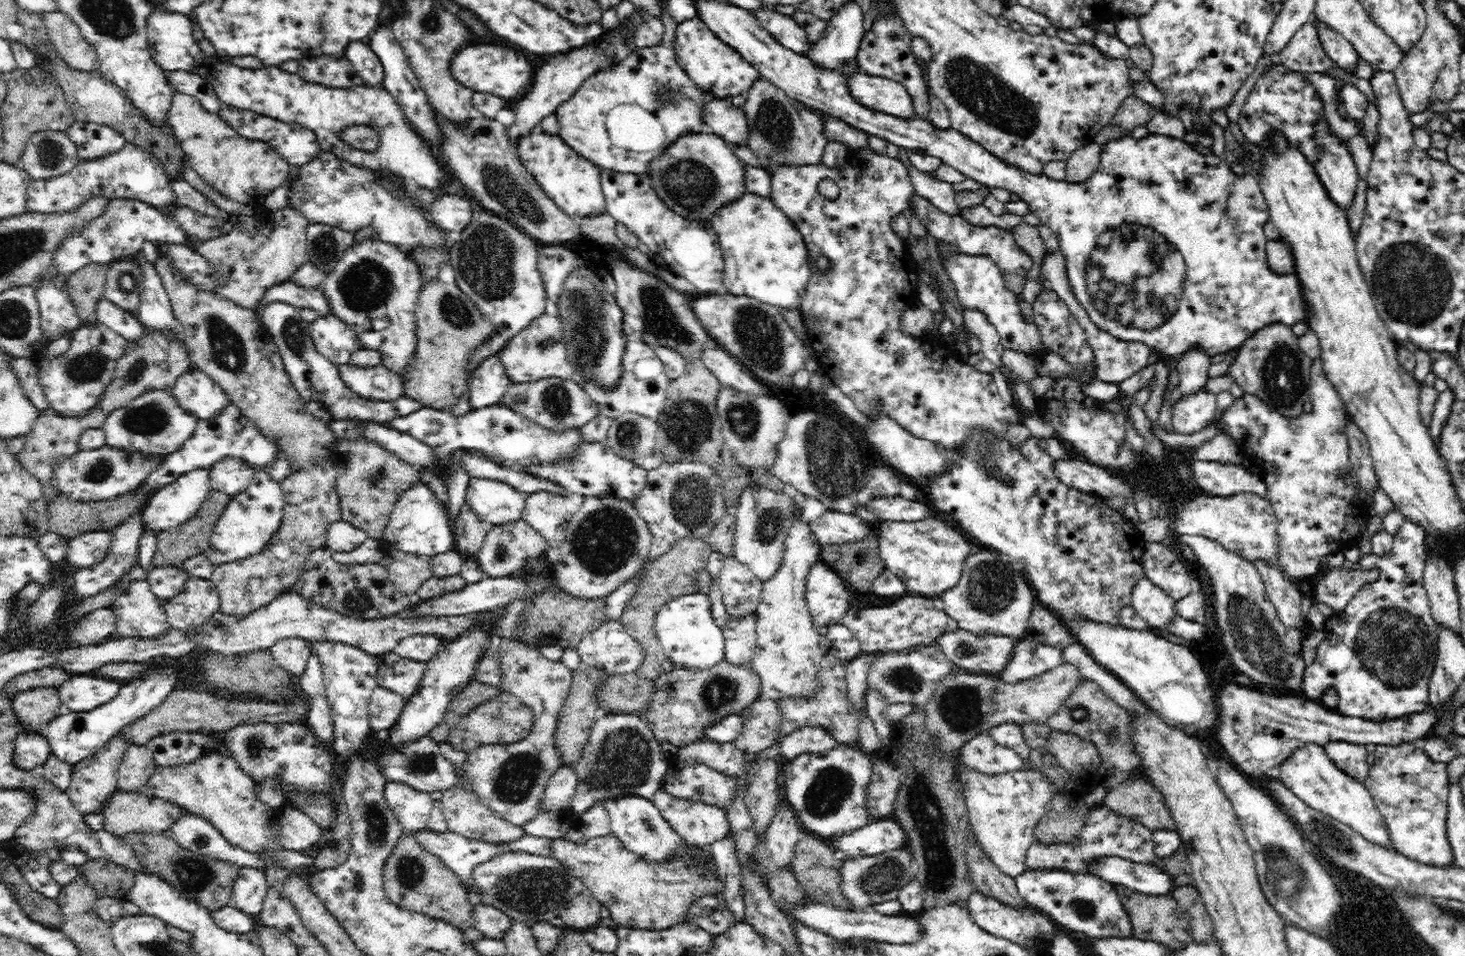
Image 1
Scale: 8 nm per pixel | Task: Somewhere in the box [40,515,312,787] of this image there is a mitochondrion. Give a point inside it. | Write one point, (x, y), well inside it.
(256, 747)

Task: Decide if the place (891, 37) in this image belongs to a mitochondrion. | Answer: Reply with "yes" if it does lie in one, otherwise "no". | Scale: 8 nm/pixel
yes

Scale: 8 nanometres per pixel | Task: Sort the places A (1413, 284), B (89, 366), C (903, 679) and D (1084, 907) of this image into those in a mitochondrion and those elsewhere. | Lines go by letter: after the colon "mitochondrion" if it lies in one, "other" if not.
A: mitochondrion
B: mitochondrion
C: mitochondrion
D: mitochondrion

